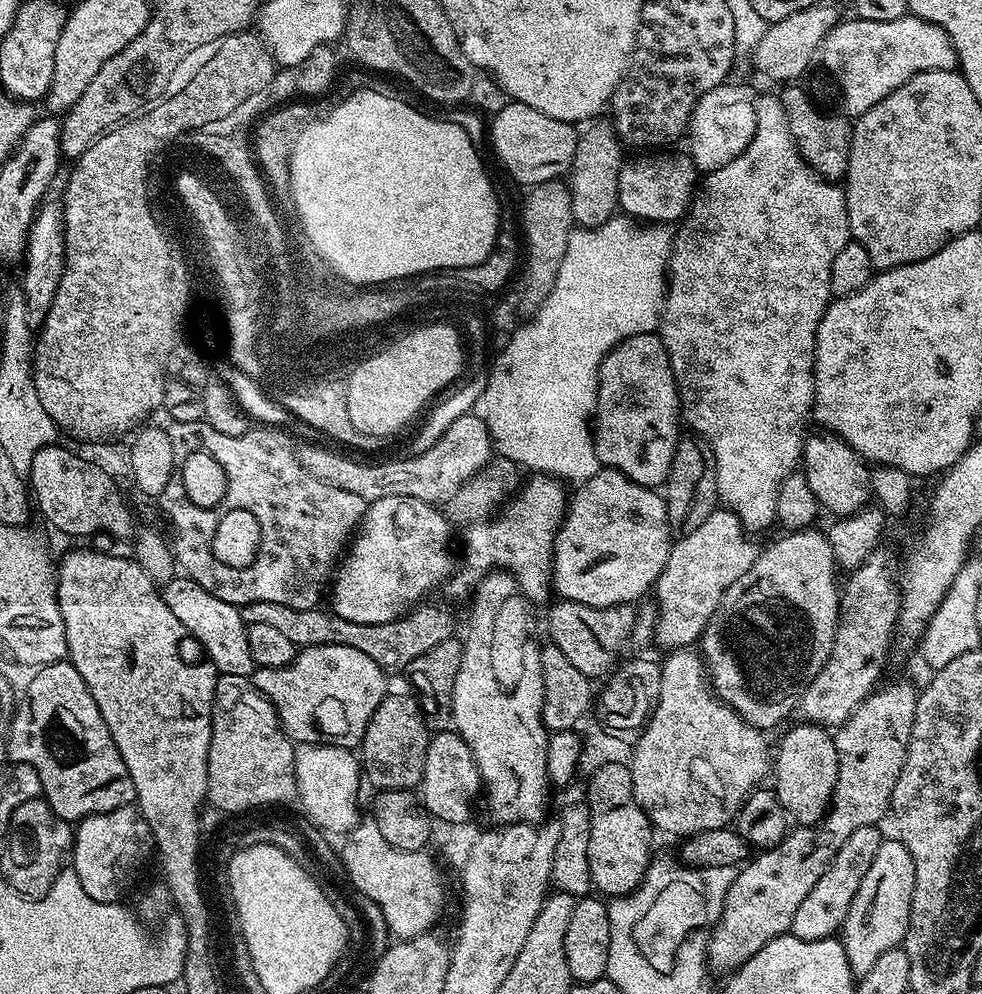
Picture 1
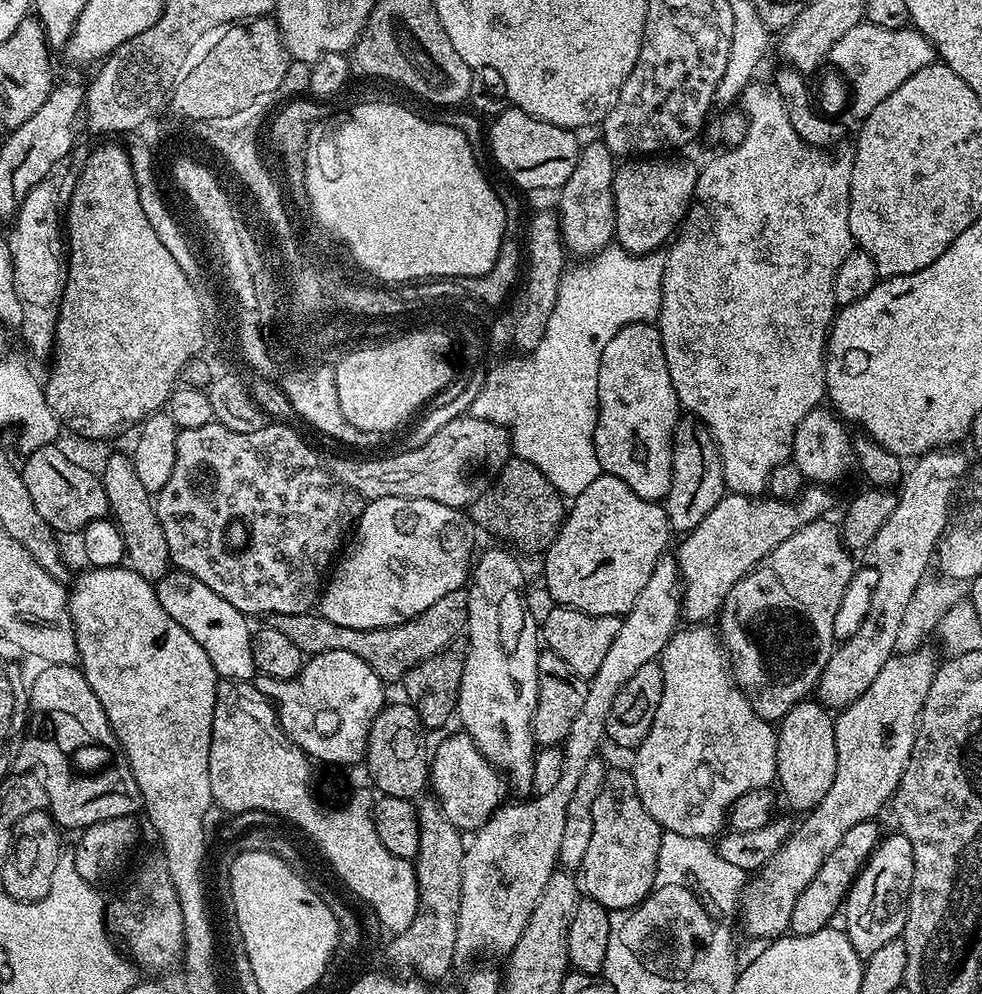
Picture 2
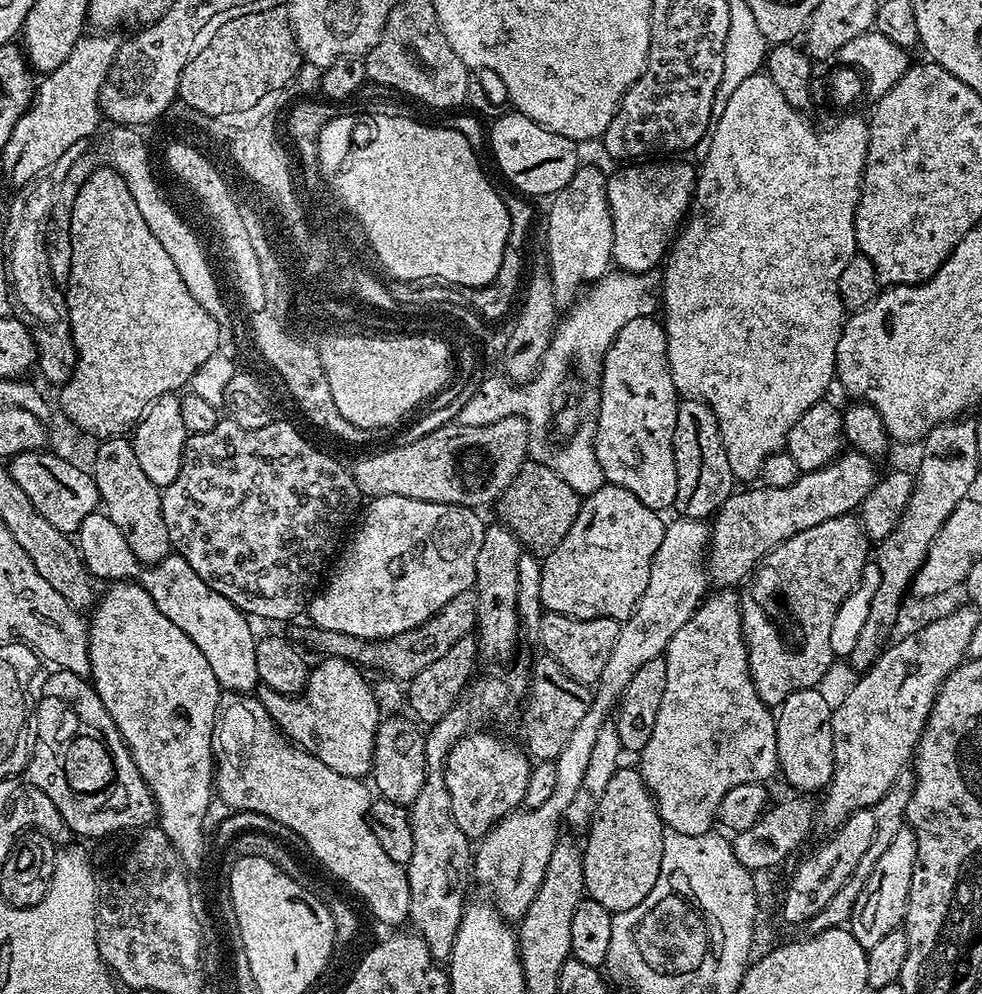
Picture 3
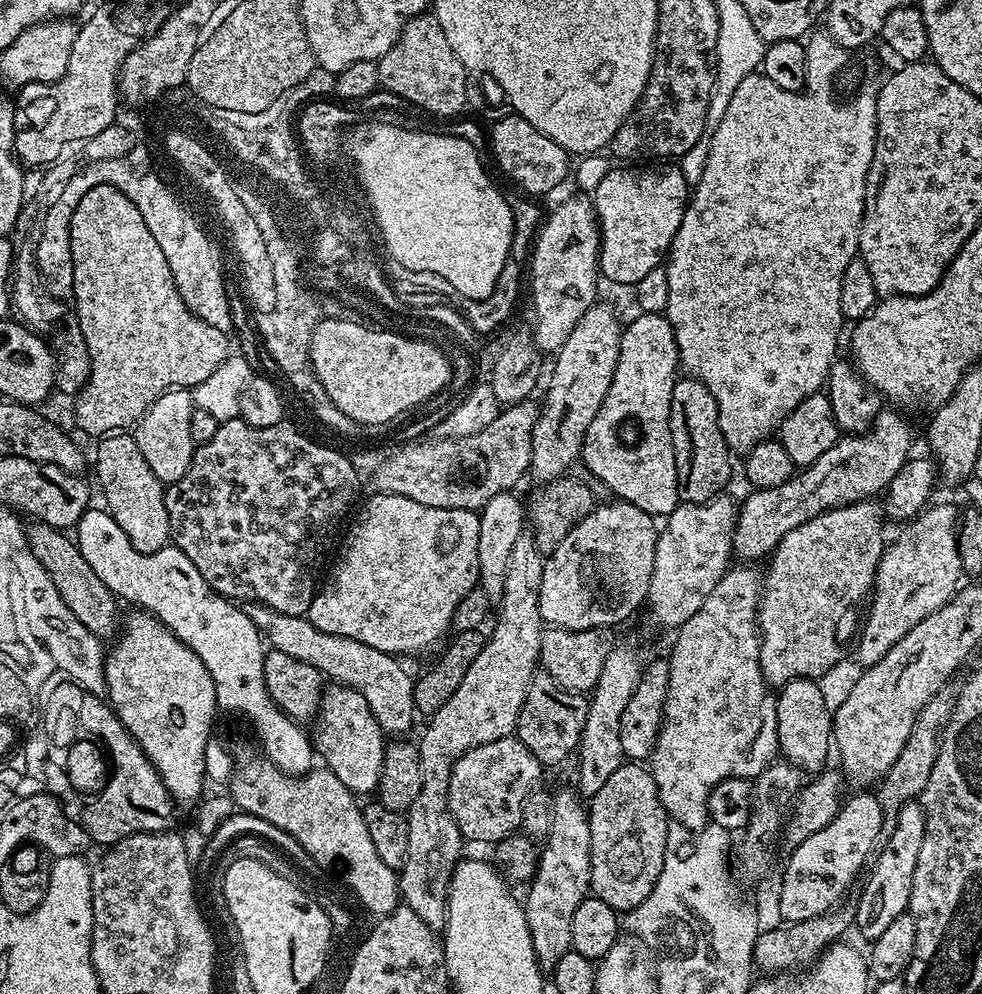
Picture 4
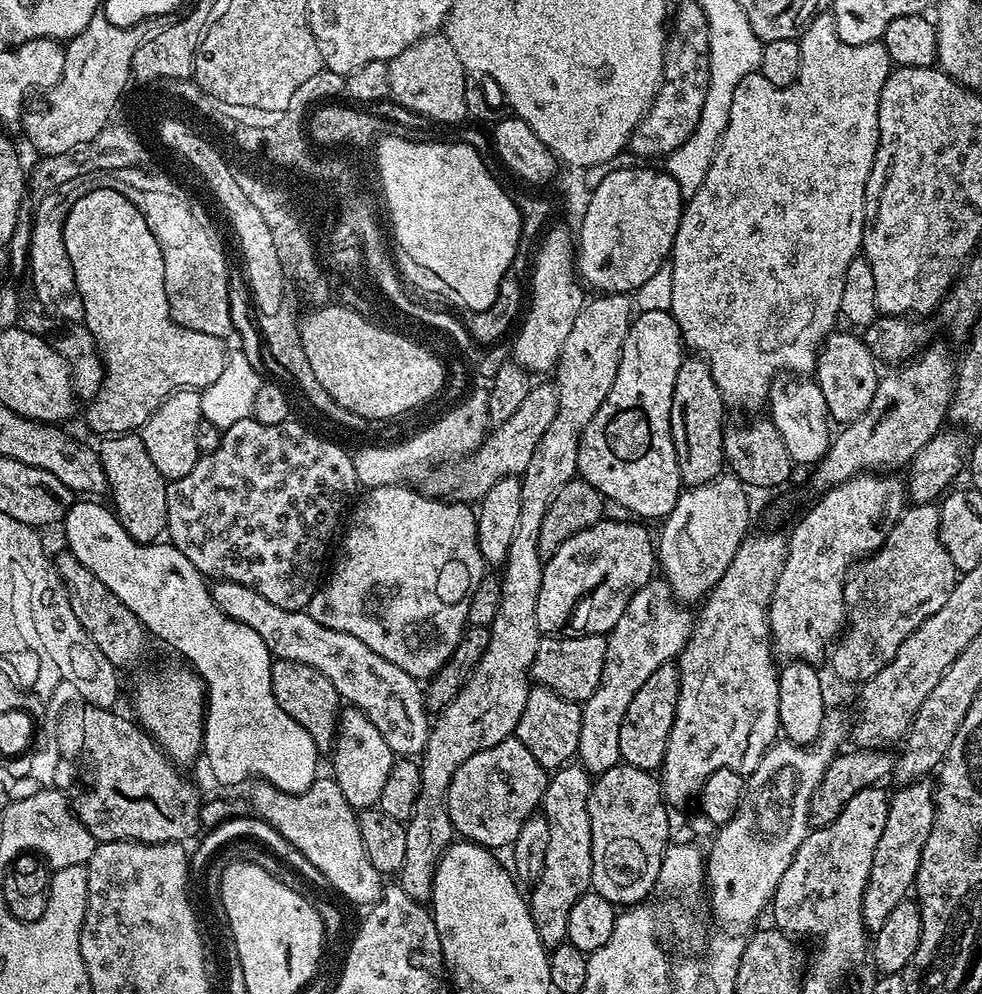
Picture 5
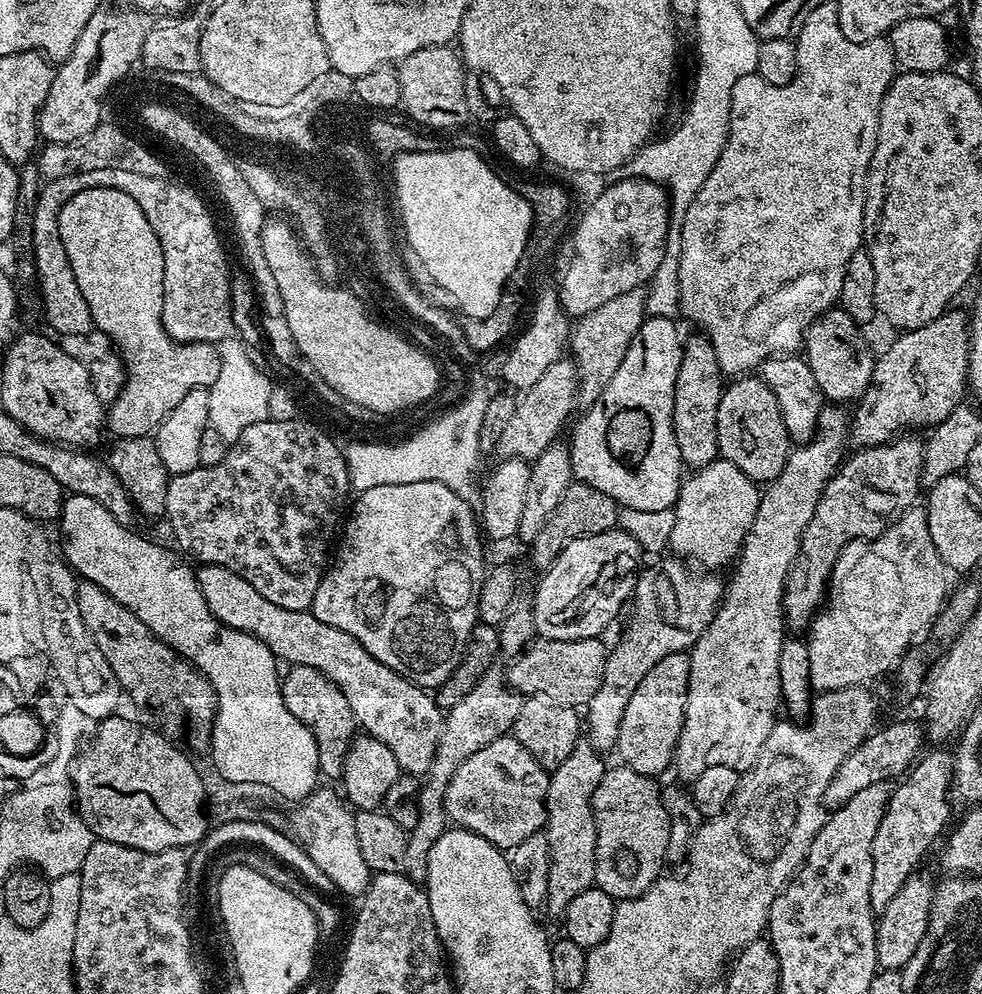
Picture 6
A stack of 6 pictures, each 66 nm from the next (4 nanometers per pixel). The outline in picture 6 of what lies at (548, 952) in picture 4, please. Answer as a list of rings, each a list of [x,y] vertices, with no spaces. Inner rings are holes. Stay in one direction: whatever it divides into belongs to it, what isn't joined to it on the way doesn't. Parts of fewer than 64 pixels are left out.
[[[581,742],[570,750],[570,758],[562,766],[551,769],[548,777],[546,831],[550,842],[550,878],[546,886],[546,912],[556,918],[563,917],[566,906],[596,882],[596,823],[592,799],[606,767],[604,760],[587,742]]]

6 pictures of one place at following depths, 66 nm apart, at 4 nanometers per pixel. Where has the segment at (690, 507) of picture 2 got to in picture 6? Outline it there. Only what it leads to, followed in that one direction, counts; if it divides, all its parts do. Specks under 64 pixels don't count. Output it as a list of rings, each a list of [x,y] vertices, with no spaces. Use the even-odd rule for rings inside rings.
[[[695,335],[683,341],[678,382],[674,382],[674,438],[678,442],[681,461],[687,467],[689,464],[689,469],[699,470],[718,458],[718,402],[726,384],[718,366],[718,354],[714,354],[714,346],[707,336]]]

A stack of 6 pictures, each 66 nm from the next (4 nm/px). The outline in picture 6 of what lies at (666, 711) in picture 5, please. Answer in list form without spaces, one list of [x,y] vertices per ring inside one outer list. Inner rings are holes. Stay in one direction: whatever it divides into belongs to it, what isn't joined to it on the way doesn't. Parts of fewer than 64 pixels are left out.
[[[688,652],[678,654],[666,654],[658,666],[638,682],[638,690],[630,698],[630,703],[622,714],[622,726],[618,726],[618,742],[616,743],[615,755],[620,755],[619,763],[630,770],[638,770],[643,776],[659,777],[659,772],[669,771],[676,755],[676,743],[682,734],[682,722],[686,714],[686,694],[690,682],[690,655]]]

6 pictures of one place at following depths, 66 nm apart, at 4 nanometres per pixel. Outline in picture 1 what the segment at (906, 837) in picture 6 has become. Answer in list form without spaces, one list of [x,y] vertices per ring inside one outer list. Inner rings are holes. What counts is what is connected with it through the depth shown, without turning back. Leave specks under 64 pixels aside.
[[[899,838],[891,839],[881,839],[878,854],[874,854],[874,862],[870,862],[870,870],[866,870],[866,878],[862,878],[858,894],[854,894],[854,902],[850,902],[842,929],[846,958],[849,959],[850,970],[858,978],[872,969],[876,959],[886,954],[886,950],[901,947],[904,935],[908,933],[916,881],[914,862],[904,843]]]

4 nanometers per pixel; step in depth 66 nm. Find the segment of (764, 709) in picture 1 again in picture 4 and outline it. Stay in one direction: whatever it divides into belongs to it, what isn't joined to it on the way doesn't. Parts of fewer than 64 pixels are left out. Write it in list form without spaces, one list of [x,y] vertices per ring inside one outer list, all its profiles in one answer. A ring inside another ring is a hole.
[[[871,499],[855,500],[853,504],[818,514],[810,522],[802,522],[771,553],[758,609],[758,627],[762,633],[760,665],[768,685],[816,680],[839,662],[836,627],[844,611],[855,600],[863,596],[865,599],[874,587],[876,567],[886,547],[883,523],[879,503]]]

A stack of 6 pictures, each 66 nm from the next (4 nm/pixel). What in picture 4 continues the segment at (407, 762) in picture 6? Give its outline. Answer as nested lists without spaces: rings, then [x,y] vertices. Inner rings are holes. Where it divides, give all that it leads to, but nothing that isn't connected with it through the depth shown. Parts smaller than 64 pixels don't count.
[[[252,604],[247,614],[256,624],[261,637],[275,651],[291,654],[302,662],[310,662],[310,666],[318,669],[329,681],[358,690],[358,694],[366,698],[366,704],[385,734],[392,735],[393,732],[393,737],[400,738],[405,735],[403,732],[411,730],[412,723],[418,719],[414,680],[411,675],[408,677],[407,670],[400,665],[403,663],[397,657],[391,656],[389,652],[374,650],[374,646],[366,646],[349,636],[326,634],[304,616],[282,614],[261,604]]]

